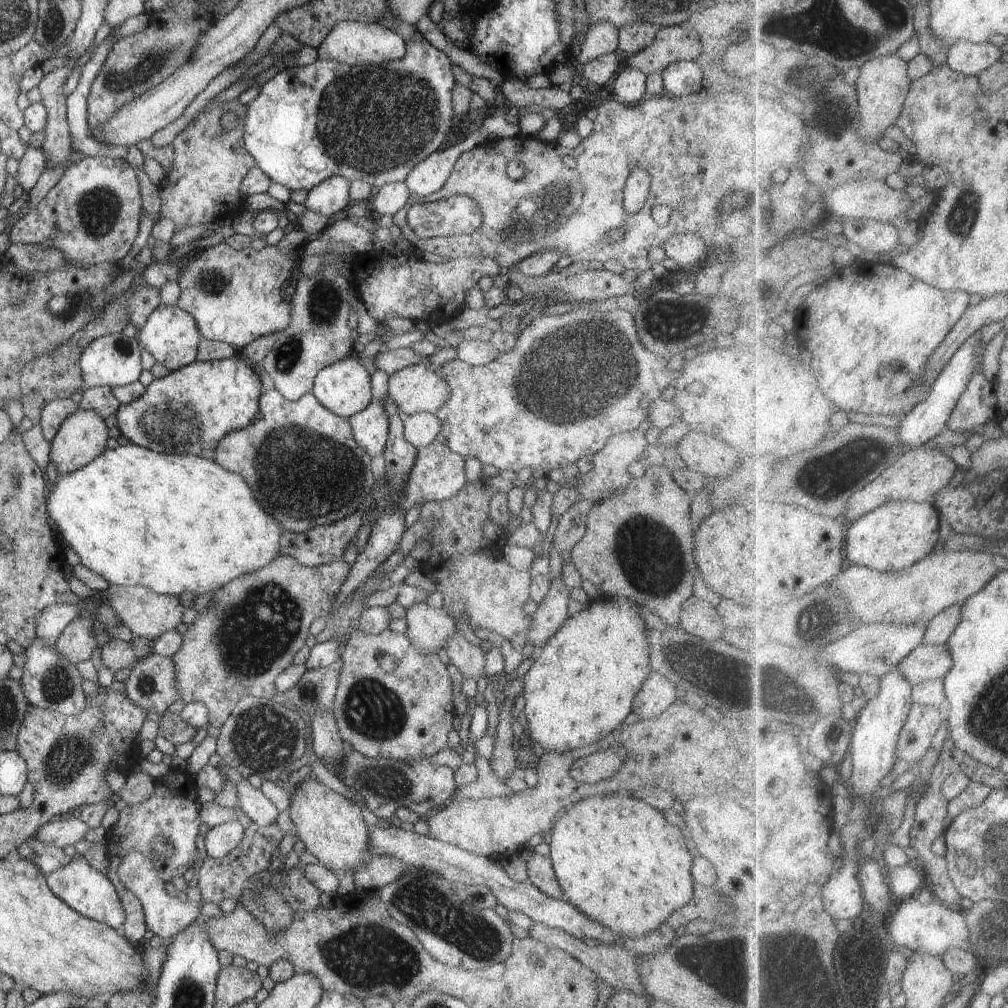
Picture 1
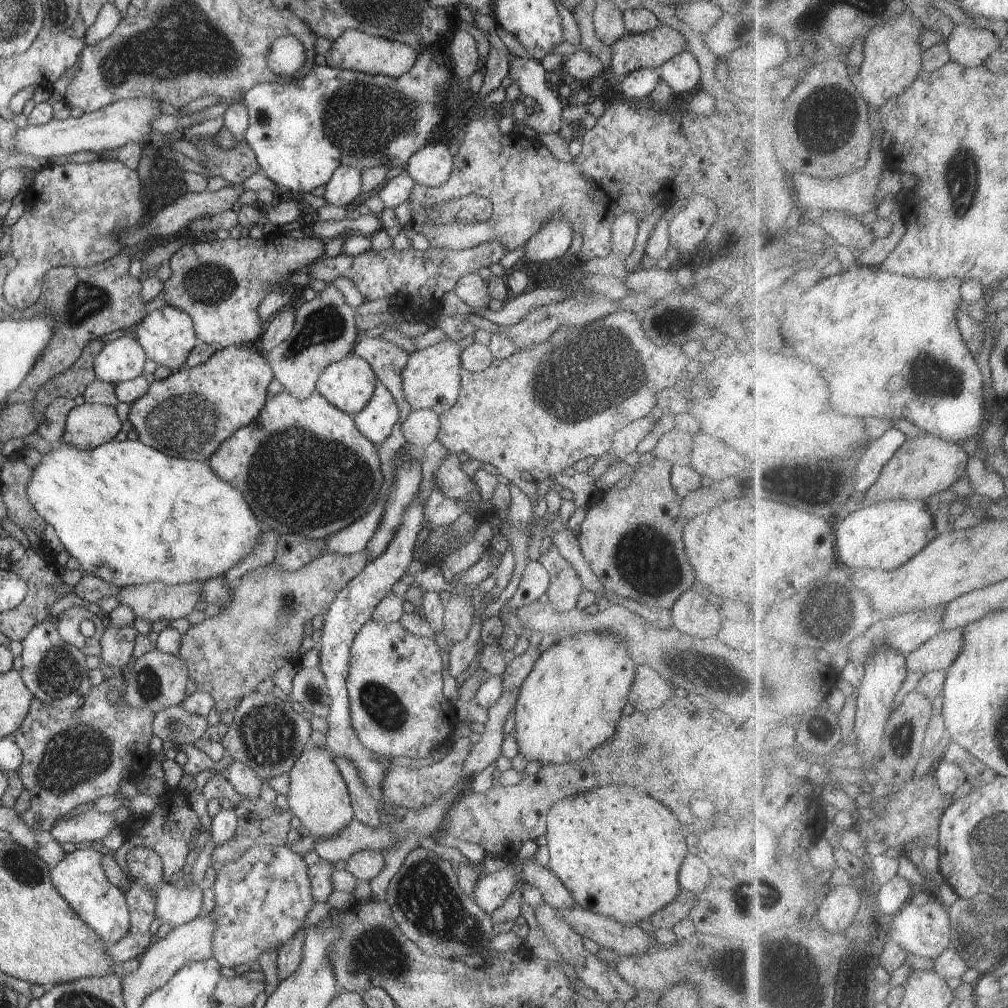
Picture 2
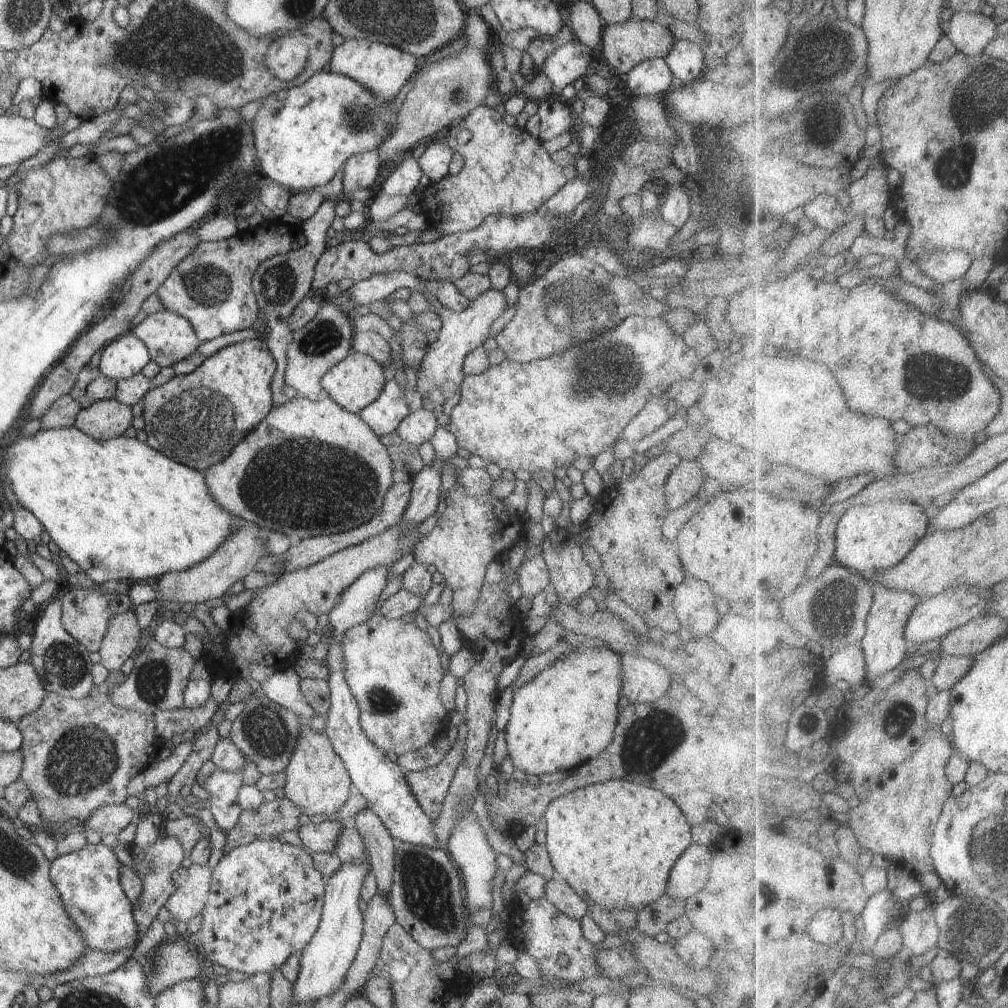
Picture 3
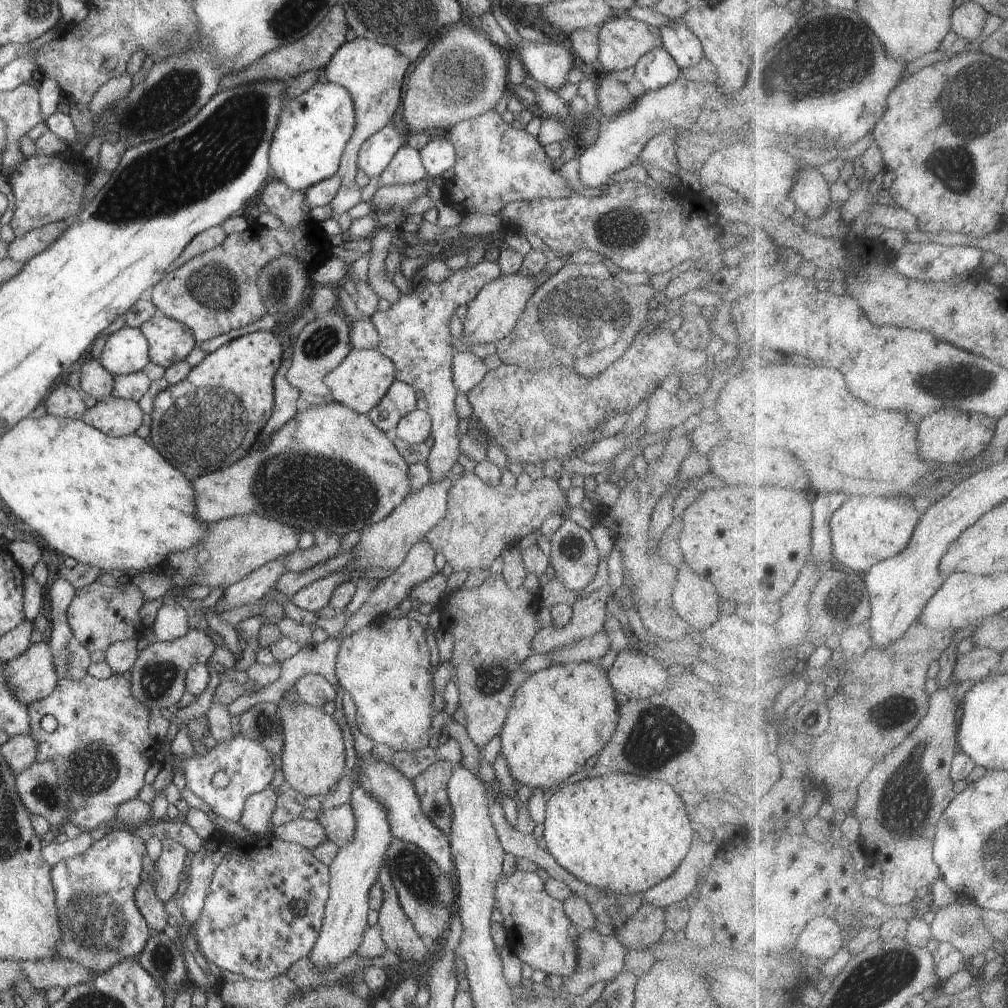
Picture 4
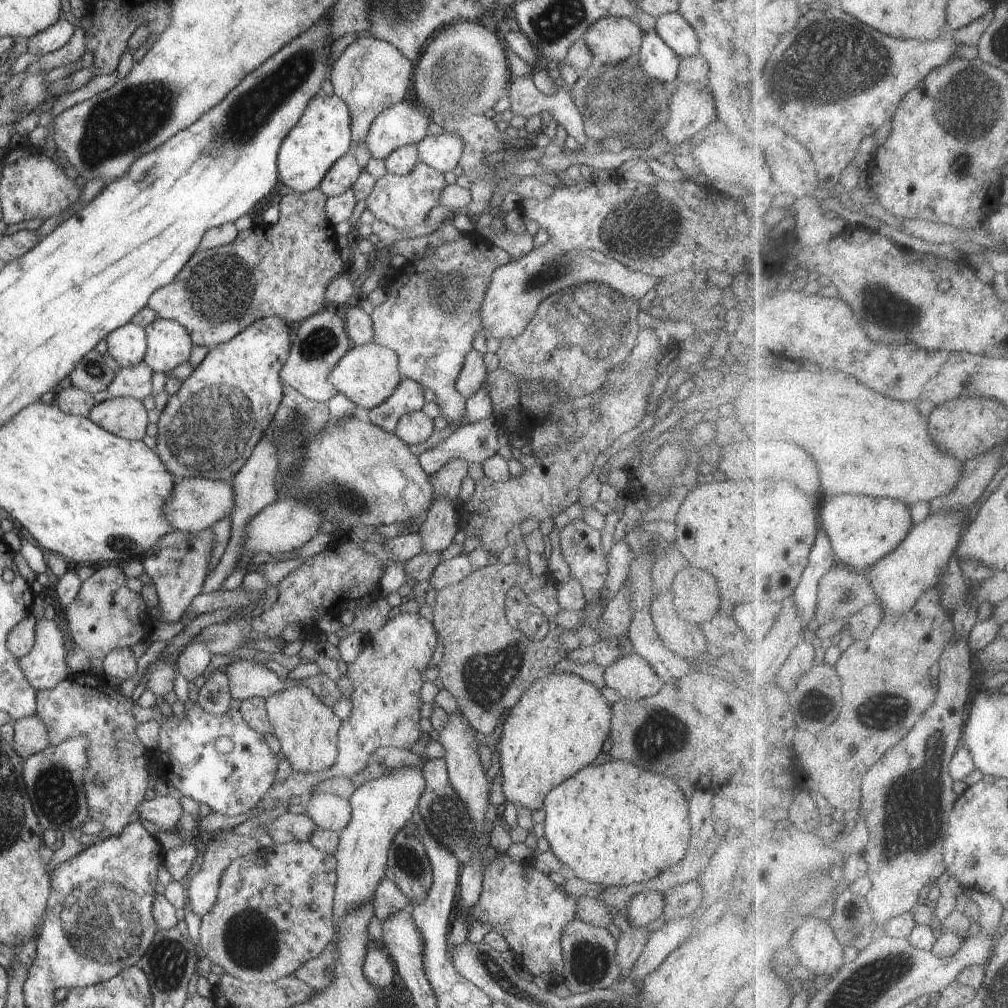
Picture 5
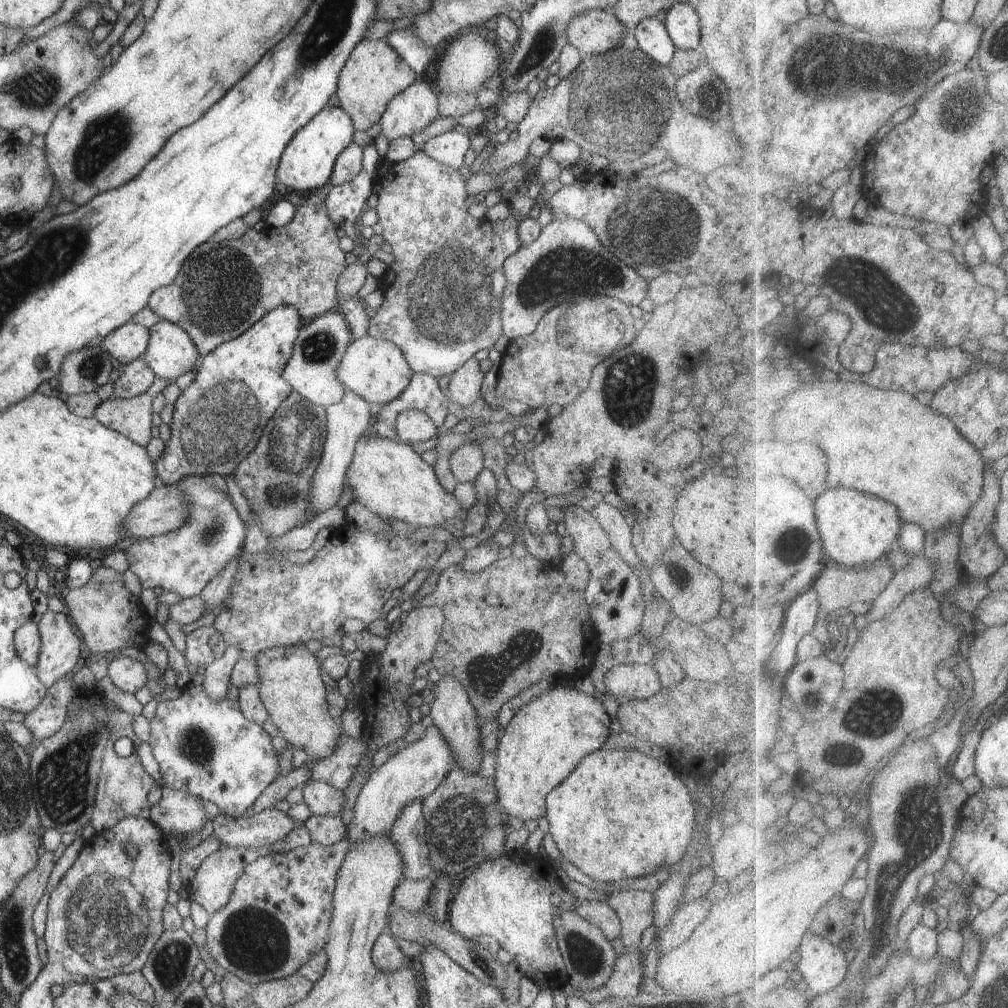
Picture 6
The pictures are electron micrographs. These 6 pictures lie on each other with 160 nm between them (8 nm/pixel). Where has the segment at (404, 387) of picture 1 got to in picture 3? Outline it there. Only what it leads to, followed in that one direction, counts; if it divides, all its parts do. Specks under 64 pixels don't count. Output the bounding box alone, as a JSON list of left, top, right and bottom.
[416,288,507,427]

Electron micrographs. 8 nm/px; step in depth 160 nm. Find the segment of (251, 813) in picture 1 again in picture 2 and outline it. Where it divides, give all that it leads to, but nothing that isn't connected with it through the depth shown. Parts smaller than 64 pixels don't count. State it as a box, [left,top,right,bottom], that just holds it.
[221,758,263,800]

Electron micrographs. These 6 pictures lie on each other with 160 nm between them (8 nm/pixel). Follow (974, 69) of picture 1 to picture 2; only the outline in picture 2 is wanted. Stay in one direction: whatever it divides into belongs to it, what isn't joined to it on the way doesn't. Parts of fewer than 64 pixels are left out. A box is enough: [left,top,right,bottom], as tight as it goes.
[947,25,1002,67]

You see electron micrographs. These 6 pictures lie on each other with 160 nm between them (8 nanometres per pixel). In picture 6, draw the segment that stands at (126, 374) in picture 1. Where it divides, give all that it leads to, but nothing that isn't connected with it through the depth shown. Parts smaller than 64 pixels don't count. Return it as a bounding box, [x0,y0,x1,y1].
[103,321,150,366]

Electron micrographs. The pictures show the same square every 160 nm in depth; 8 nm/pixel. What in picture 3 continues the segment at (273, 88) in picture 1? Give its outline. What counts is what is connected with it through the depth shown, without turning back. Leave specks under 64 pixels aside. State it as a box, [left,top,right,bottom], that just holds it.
[250,71,397,194]

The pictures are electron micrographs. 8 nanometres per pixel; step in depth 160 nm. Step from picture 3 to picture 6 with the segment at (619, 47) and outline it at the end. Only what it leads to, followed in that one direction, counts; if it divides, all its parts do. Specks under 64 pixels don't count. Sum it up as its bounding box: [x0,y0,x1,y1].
[566,10,624,58]

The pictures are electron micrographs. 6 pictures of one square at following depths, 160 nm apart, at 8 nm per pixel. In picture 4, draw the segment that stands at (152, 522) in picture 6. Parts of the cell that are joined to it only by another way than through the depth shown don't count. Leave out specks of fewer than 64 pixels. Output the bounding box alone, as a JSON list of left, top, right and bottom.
[191,401,412,537]

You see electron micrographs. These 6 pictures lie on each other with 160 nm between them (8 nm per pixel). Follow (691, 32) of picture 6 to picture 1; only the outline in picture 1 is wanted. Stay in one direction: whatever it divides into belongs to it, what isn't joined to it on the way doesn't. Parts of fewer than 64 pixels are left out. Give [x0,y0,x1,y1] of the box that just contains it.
[660,61,707,97]

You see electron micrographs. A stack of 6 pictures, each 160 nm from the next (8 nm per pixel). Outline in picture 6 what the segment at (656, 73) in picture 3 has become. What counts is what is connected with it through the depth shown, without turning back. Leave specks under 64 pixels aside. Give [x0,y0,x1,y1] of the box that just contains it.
[632,17,677,67]

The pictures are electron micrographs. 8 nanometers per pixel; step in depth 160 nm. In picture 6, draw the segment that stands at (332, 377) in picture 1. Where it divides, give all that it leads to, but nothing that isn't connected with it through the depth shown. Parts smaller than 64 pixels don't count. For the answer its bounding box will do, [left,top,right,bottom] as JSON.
[336,334,414,408]

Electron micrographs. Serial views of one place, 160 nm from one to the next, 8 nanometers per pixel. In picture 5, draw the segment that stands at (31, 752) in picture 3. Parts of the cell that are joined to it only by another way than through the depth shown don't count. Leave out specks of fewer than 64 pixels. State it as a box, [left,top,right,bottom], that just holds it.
[35,672,152,836]

